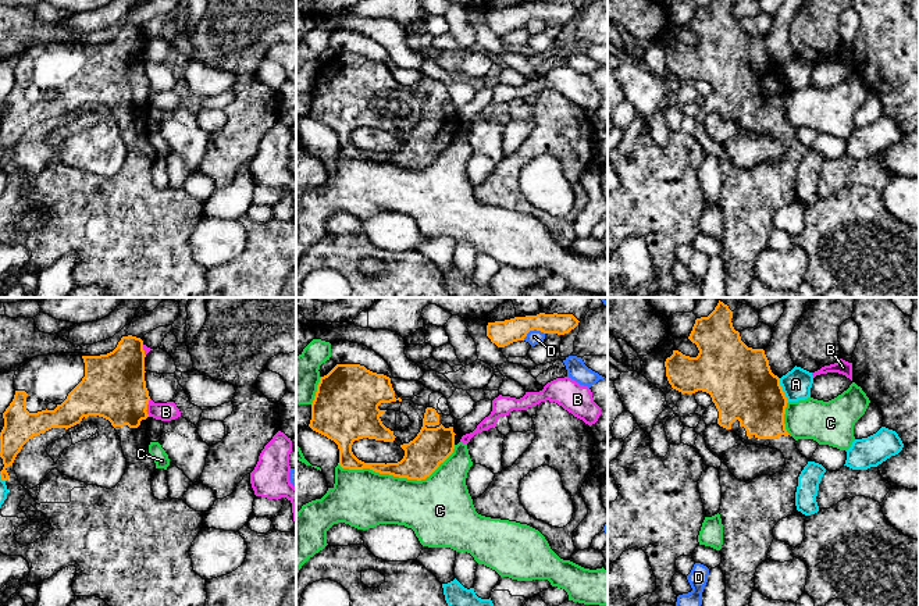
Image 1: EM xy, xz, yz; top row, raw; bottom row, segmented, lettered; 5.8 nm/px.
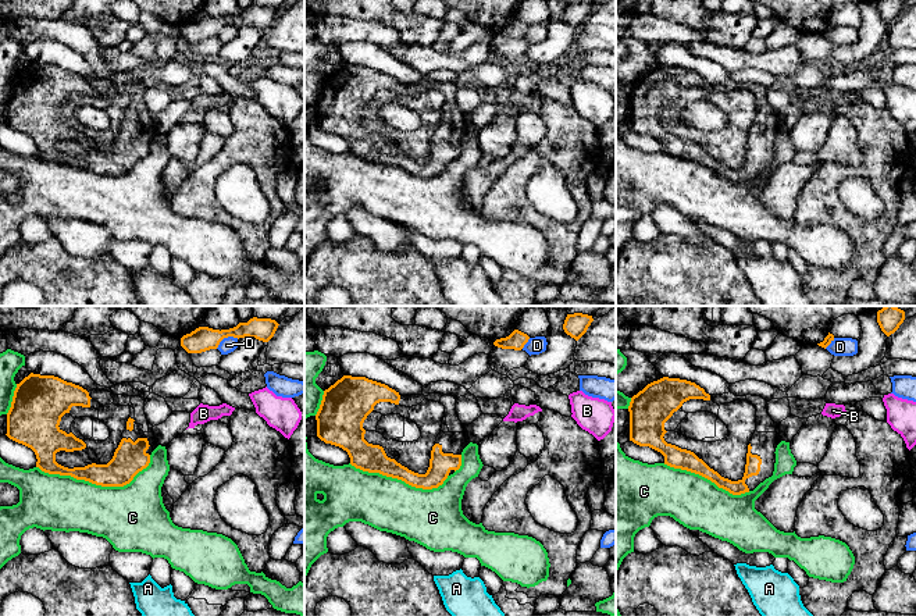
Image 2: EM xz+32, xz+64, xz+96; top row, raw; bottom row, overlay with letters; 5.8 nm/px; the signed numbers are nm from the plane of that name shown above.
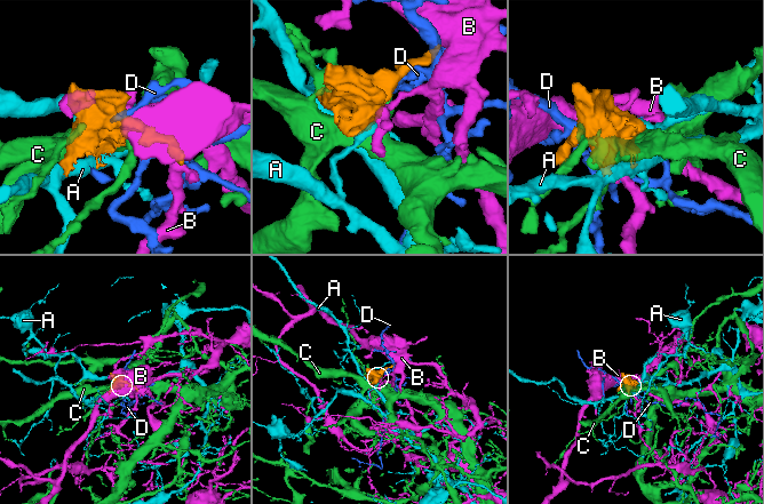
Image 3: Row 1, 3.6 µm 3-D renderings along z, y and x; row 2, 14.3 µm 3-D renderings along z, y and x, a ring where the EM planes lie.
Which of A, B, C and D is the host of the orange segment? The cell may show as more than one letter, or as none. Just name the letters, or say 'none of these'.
none of these

